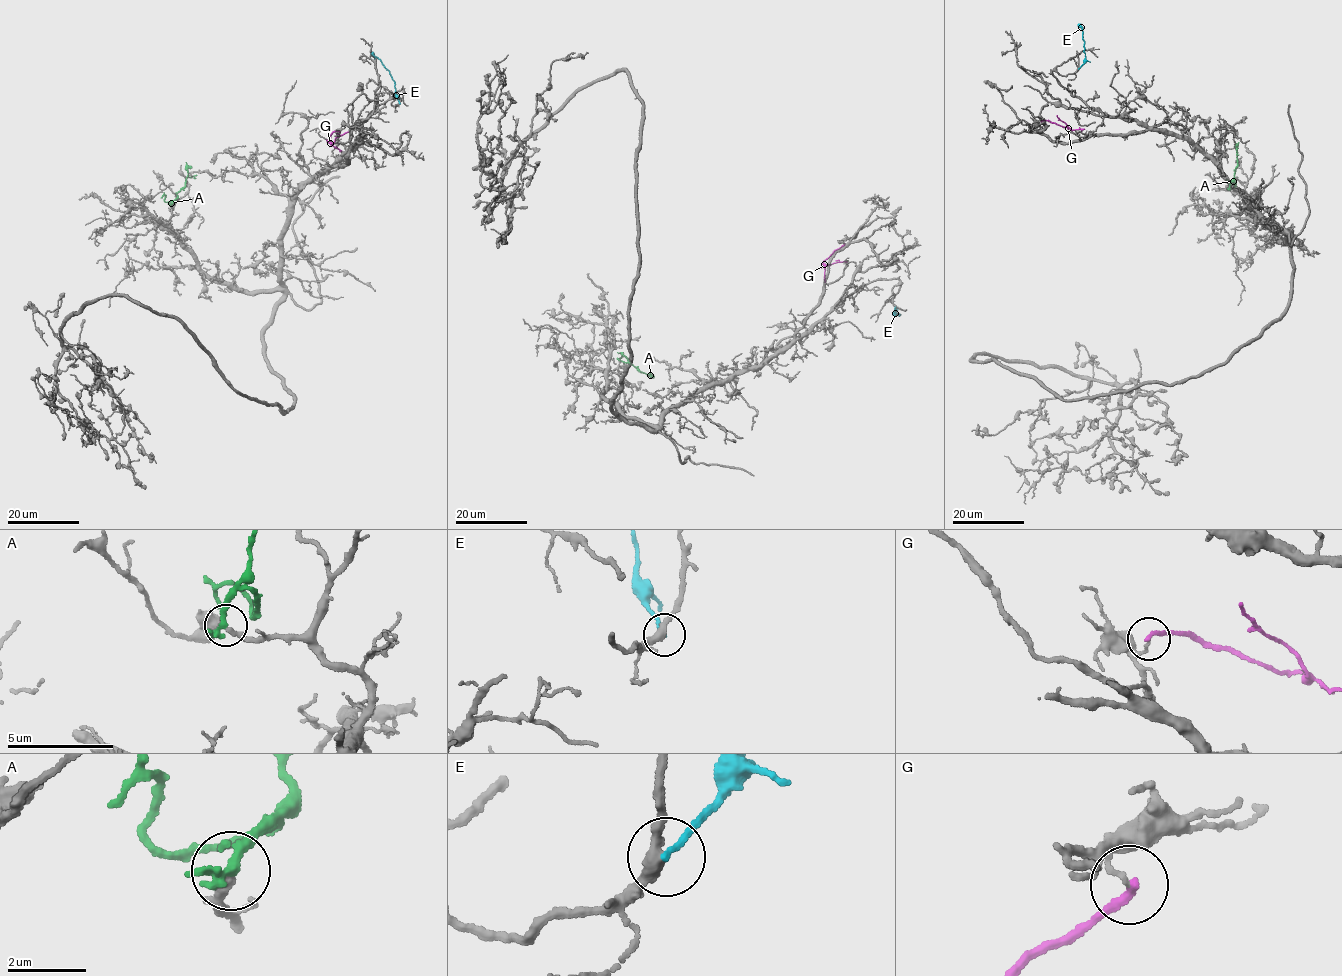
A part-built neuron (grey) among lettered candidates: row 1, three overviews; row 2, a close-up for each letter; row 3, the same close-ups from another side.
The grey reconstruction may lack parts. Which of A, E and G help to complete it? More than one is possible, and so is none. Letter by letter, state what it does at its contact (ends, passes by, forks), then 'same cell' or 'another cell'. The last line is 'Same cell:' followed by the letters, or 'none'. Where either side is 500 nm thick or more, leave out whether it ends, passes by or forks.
A: it passes by | same cell
E: it ends | another cell
G: it ends | another cell
Same cell: A

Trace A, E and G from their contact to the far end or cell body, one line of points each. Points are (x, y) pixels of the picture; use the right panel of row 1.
A: (1230, 187), (1237, 165), (1235, 141)
E: (1079, 69), (1084, 63), (1085, 47), (1078, 24)
G: (1041, 121), (1068, 127), (1057, 115)

